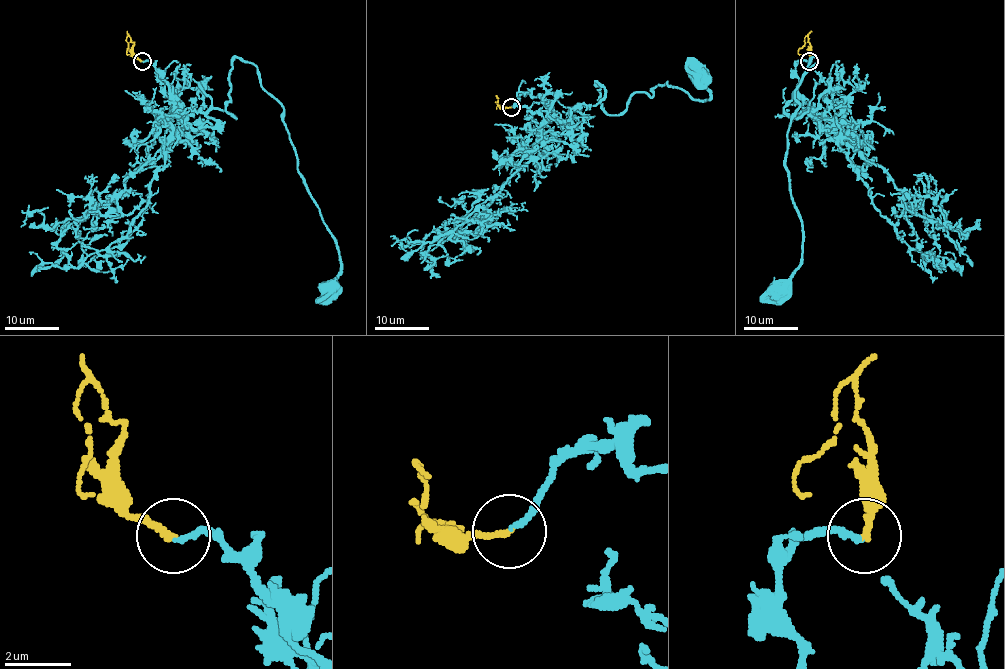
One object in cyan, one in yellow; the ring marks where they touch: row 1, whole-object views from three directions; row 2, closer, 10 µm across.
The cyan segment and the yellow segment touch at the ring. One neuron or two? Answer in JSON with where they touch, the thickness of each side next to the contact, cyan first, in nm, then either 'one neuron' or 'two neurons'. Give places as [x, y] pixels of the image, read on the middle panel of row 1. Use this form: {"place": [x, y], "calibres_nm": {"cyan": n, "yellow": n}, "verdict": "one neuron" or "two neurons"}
{"place": [511, 107], "calibres_nm": {"cyan": 140, "yellow": 180}, "verdict": "one neuron"}

